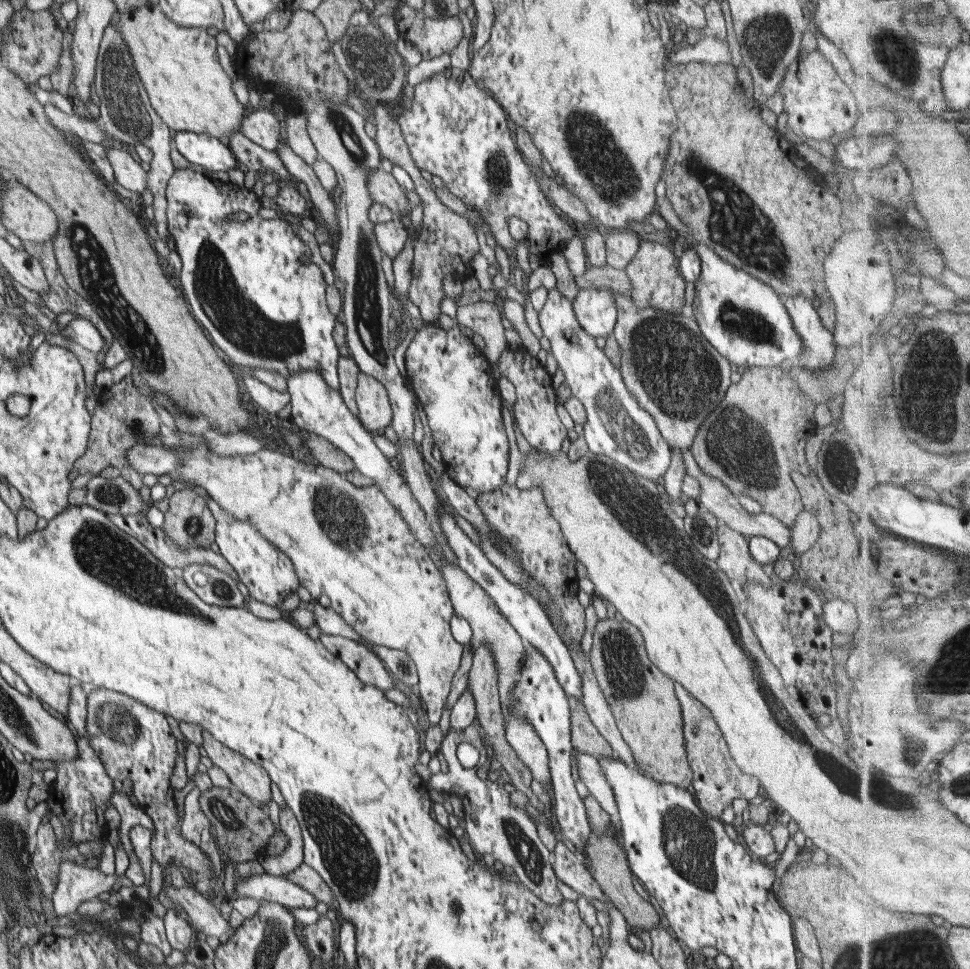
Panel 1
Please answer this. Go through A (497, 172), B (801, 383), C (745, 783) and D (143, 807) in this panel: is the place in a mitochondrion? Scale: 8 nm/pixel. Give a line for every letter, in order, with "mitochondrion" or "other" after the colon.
A: mitochondrion
B: other
C: other
D: other

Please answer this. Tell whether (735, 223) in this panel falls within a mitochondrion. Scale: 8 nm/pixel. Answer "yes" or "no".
yes

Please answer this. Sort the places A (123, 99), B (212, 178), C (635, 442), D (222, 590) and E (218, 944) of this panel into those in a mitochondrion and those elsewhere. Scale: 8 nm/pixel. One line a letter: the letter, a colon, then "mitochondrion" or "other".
A: mitochondrion
B: other
C: mitochondrion
D: mitochondrion
E: other

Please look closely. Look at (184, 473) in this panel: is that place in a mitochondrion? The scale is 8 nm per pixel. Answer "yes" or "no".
no

